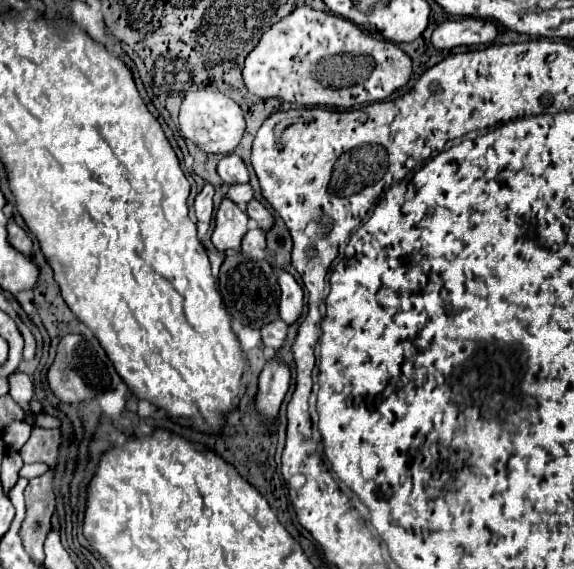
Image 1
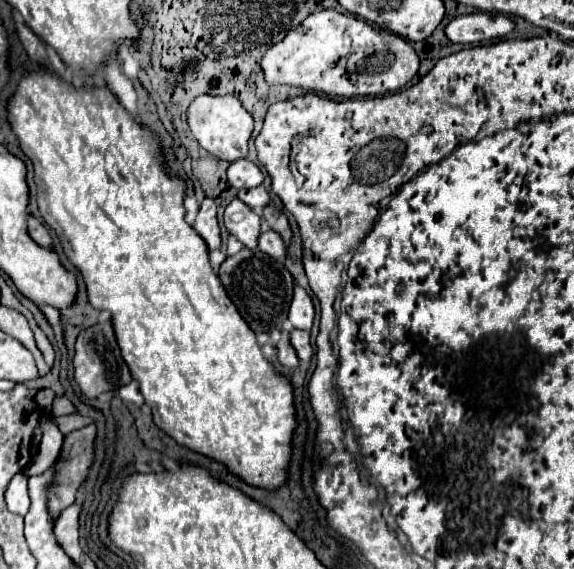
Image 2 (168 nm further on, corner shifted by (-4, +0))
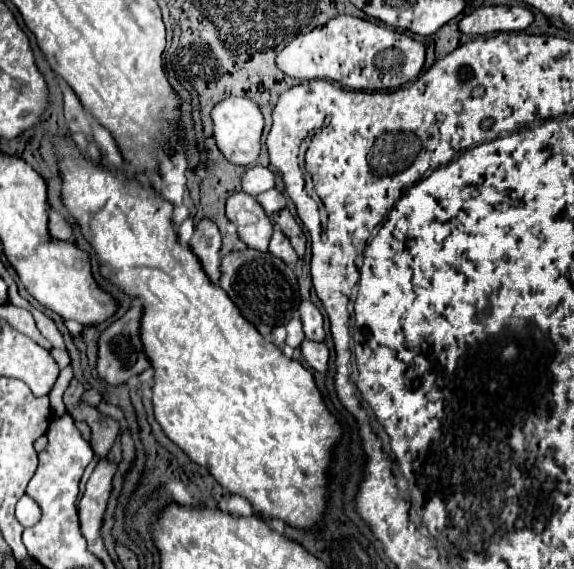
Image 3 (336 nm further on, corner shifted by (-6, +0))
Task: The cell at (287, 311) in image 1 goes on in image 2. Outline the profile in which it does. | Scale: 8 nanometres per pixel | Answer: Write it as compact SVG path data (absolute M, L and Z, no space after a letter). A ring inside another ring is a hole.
M296 286L294 288L294 300L292 300L292 306L290 306L288 320L298 330L310 330L312 328L312 322L314 322L314 314L316 312L314 312L312 298L306 294L304 288Z

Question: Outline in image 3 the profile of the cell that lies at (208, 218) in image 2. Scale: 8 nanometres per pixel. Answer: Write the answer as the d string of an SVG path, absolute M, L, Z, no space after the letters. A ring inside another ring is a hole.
M200 218L196 224L194 236L190 240L190 246L194 254L200 258L204 272L210 276L212 282L218 282L220 278L220 246L222 246L222 236L218 226L210 218Z

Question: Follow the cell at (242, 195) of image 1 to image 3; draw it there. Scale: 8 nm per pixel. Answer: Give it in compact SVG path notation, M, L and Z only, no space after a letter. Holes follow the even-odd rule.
M268 190L268 192L258 194L256 202L266 210L268 216L272 216L274 212L278 212L278 210L282 210L286 206L286 200L278 190Z

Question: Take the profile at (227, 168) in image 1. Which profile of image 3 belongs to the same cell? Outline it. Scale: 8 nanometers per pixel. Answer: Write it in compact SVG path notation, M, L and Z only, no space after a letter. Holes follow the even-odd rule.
M252 166L242 174L240 182L242 182L242 190L246 194L256 196L256 194L260 194L264 190L274 188L274 174L264 166Z

